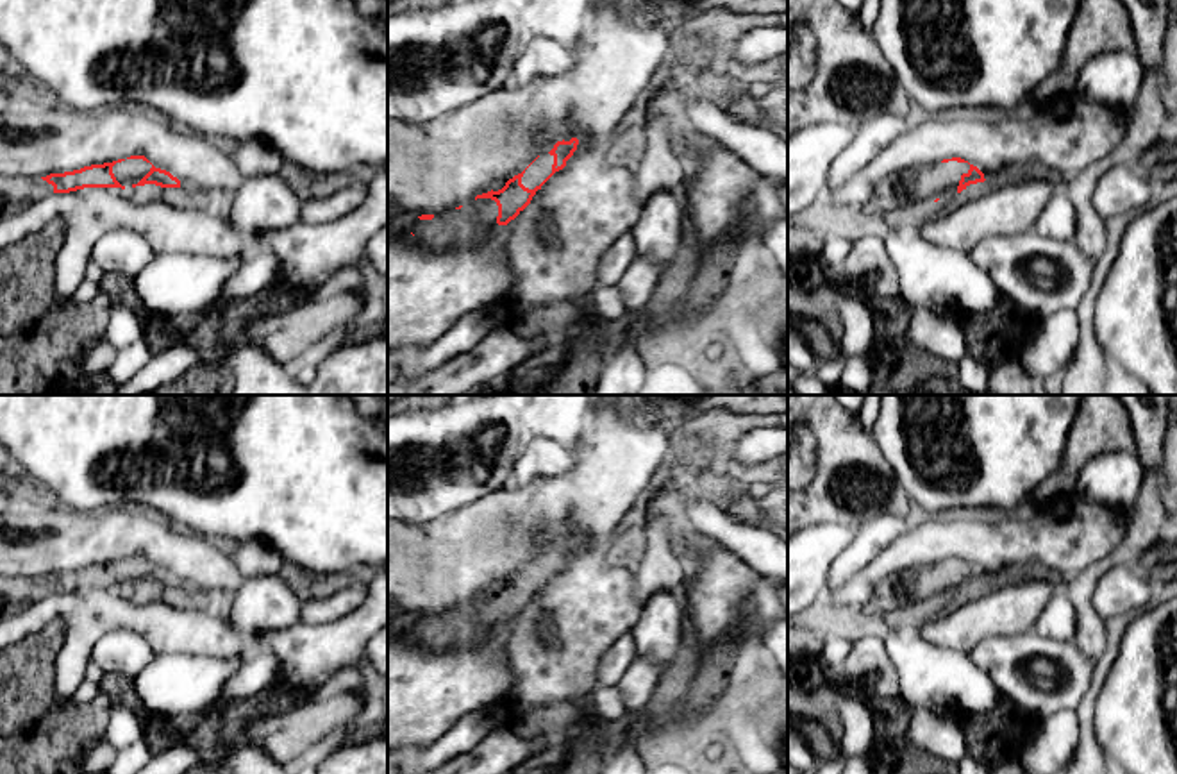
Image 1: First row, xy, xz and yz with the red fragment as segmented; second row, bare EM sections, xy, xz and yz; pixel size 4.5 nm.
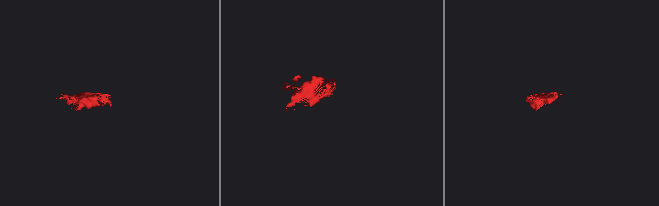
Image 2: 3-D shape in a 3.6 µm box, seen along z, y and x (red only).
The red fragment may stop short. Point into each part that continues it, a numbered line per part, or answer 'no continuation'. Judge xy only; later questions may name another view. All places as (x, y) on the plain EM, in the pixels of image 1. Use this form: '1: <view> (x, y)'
1: xy (129, 572)
2: xy (18, 592)

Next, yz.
1: yz (940, 581)

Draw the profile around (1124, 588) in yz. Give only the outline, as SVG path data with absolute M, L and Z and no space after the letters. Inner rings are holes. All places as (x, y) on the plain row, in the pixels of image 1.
M1120 565L1109 570L1097 585L1091 604L1106 620L1127 611L1143 611L1152 595L1145 565Z

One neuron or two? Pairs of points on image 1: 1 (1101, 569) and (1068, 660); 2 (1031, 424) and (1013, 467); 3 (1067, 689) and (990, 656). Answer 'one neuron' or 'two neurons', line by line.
1: two neurons
2: one neuron
3: one neuron

